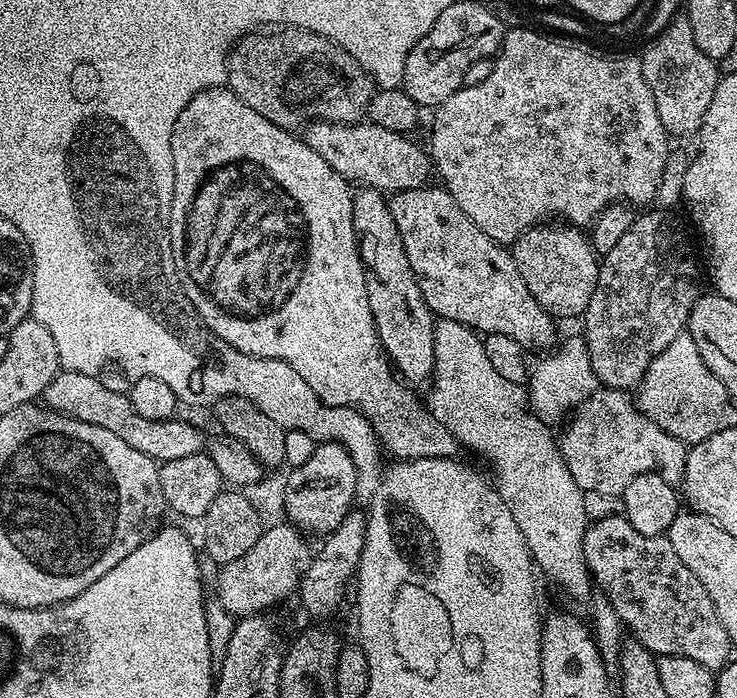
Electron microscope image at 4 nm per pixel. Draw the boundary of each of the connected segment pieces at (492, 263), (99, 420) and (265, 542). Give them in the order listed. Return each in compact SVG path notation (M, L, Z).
M432 187L411 188L395 193L388 200L388 208L394 214L398 234L402 236L406 258L410 258L410 270L414 270L416 281L422 290L422 298L433 317L465 324L467 328L481 334L506 334L526 350L551 349L558 340L556 328L552 325L555 324L553 317L536 301L534 294L530 294L526 282L522 282L522 274L518 274L518 266L514 266L511 251L505 245L491 240L482 230L478 230L478 226L470 222L462 206L454 202L447 188Z
M77 372L56 373L56 377L46 386L42 400L53 412L74 418L78 422L90 422L90 426L102 426L102 430L110 430L122 442L128 443L133 450L146 454L146 458L160 464L174 462L174 458L188 458L190 454L204 452L206 436L203 436L188 420L173 418L170 420L155 420L142 418L134 406L130 406L130 398L123 391L103 384L100 376L78 374Z
M291 523L276 524L265 527L264 532L254 542L254 547L242 558L223 565L220 576L214 580L215 595L222 606L232 617L243 618L267 613L267 608L275 606L279 600L284 600L288 595L295 593L300 587L300 579L312 561L313 549L308 549L305 537L299 528Z

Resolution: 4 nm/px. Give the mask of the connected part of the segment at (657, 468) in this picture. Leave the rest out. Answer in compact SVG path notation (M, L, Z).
M597 387L590 398L579 404L563 429L564 437L559 437L562 458L583 492L598 491L601 494L623 497L626 486L630 486L632 479L647 472L660 473L663 480L674 486L684 479L684 463L688 457L688 448L684 441L662 430L662 426L658 426L649 416L644 415L634 403L633 397L631 400L628 396L631 395L622 388Z

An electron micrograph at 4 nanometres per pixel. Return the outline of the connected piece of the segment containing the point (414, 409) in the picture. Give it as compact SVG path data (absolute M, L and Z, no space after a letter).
M227 86L207 88L194 94L194 98L186 102L182 114L178 114L178 122L174 122L170 150L174 166L174 198L168 205L168 233L176 267L176 279L179 291L184 292L186 298L190 298L204 325L239 352L262 358L274 358L294 366L294 370L302 374L306 386L310 386L310 390L318 394L323 404L357 408L370 422L381 449L389 457L396 460L416 460L419 456L455 457L456 448L458 449L456 436L450 434L450 430L446 430L442 422L434 419L427 407L422 406L421 401L419 404L415 396L410 393L413 391L397 379L388 355L380 345L374 326L374 314L370 314L370 298L366 294L364 263L360 260L360 251L354 234L353 185L345 180L342 174L338 174L338 170L334 170L330 162L325 162L319 154L314 154L311 146L299 135L293 134L287 128L274 126L274 122L266 122L266 118L262 118L258 110L250 110L250 106L246 106L242 98L234 95L232 89Z

